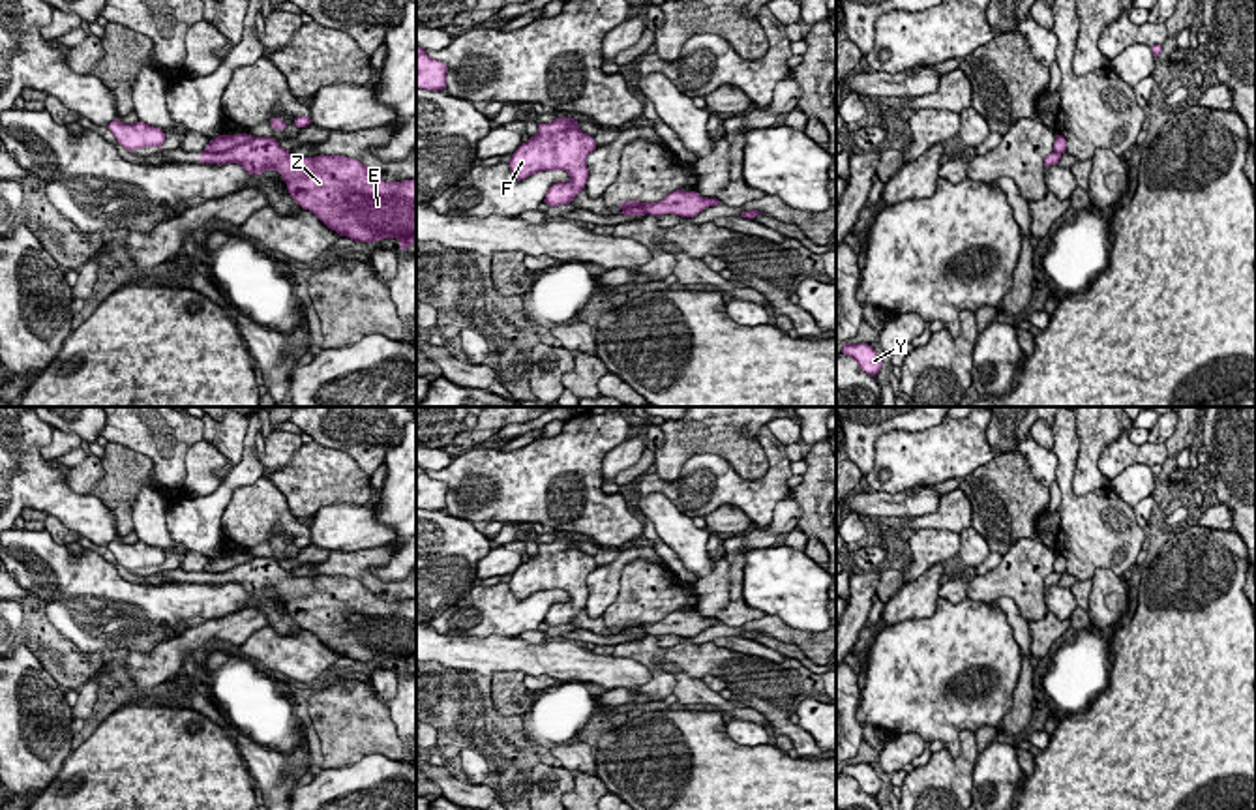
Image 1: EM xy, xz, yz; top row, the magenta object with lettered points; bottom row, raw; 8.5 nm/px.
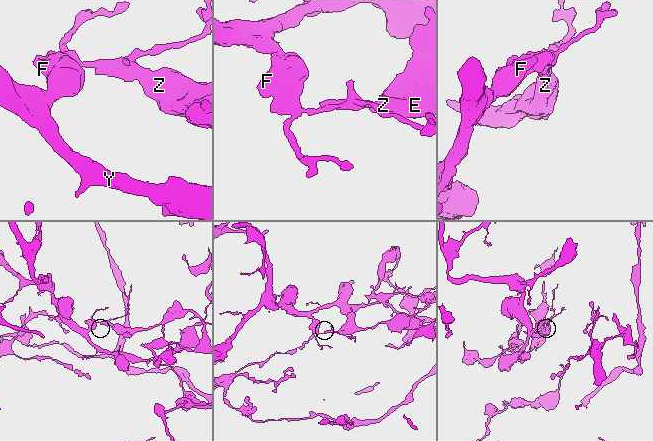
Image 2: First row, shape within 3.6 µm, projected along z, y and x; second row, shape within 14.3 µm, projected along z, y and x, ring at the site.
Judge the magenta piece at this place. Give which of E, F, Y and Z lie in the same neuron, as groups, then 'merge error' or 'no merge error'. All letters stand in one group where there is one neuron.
groups E Z / F Y; merge error

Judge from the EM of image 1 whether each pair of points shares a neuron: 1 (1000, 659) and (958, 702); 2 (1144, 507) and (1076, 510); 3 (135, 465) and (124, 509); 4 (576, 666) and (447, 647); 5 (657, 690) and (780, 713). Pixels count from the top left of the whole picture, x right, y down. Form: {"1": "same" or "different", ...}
{"1": "same", "2": "different", "3": "same", "4": "same", "5": "same"}

